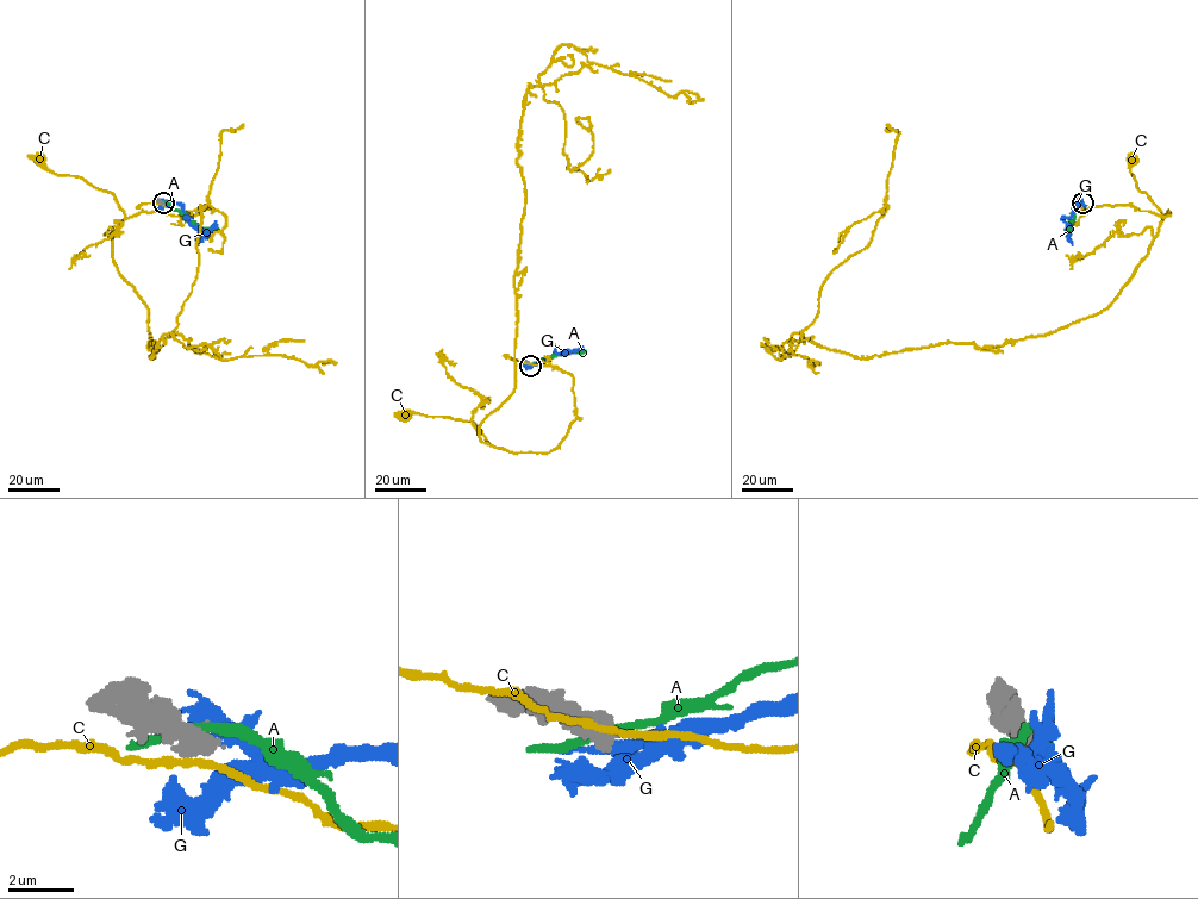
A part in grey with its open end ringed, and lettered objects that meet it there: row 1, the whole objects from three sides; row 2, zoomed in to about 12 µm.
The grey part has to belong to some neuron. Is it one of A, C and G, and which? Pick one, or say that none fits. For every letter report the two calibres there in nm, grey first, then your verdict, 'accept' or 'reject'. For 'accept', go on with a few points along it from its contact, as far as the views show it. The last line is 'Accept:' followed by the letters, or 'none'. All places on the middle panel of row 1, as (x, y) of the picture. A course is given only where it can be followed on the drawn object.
A: 850/260 nm | reject
C: 750/220 nm | reject
G: 700/360 nm | reject
Accept: none

